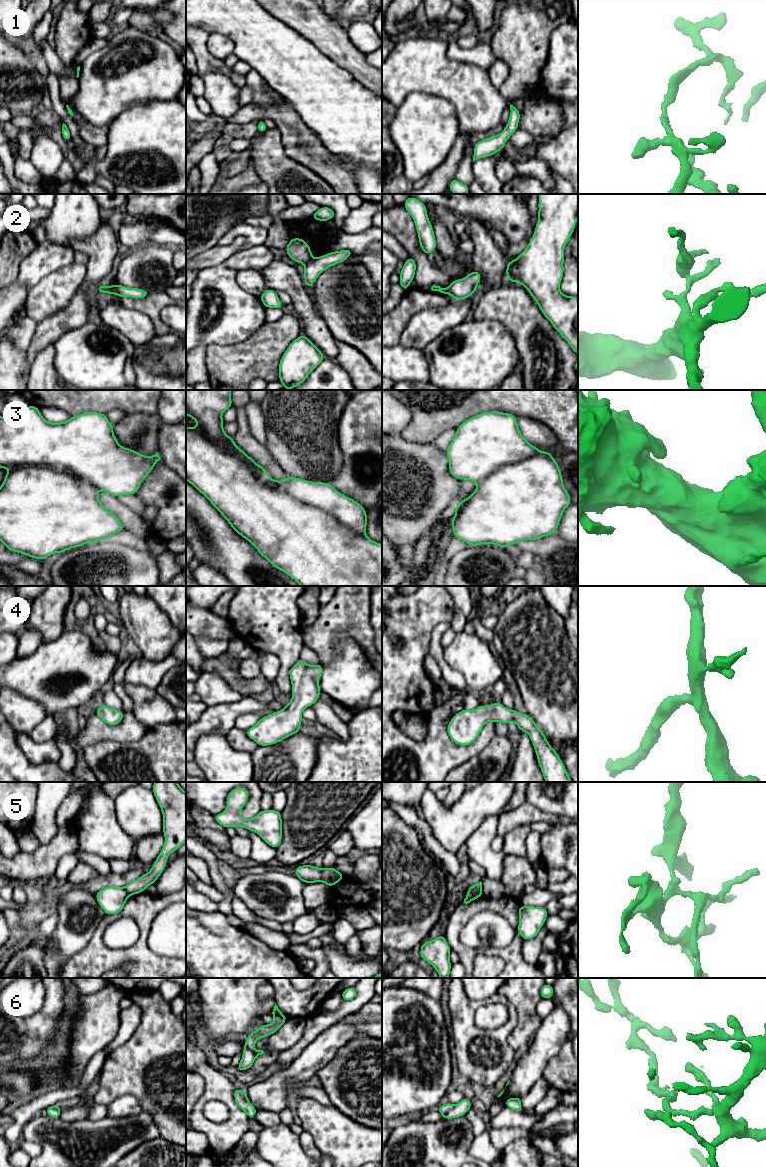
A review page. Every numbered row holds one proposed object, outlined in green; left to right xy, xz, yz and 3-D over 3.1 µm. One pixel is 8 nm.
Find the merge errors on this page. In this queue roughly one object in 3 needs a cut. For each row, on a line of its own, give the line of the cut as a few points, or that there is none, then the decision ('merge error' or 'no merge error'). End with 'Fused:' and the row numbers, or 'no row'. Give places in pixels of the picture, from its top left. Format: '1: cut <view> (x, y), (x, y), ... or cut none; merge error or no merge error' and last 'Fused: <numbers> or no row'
1: cut none; no merge error
2: cut xz (313, 258), (304, 264); merge error
3: cut xz (195, 427), (240, 453), (280, 489), (365, 536); merge error
4: cut none; no merge error
5: cut xz (323, 868), (321, 881); merge error
6: cut xz (244, 1044), (256, 1055); merge error
Fused: 2, 3, 5, 6

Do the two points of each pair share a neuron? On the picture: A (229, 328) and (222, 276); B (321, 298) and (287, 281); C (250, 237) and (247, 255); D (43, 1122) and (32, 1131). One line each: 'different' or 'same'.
A: same
B: different
C: different
D: same

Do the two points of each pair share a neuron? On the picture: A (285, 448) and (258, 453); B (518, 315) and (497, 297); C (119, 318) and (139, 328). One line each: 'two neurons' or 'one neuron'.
A: two neurons
B: one neuron
C: one neuron

